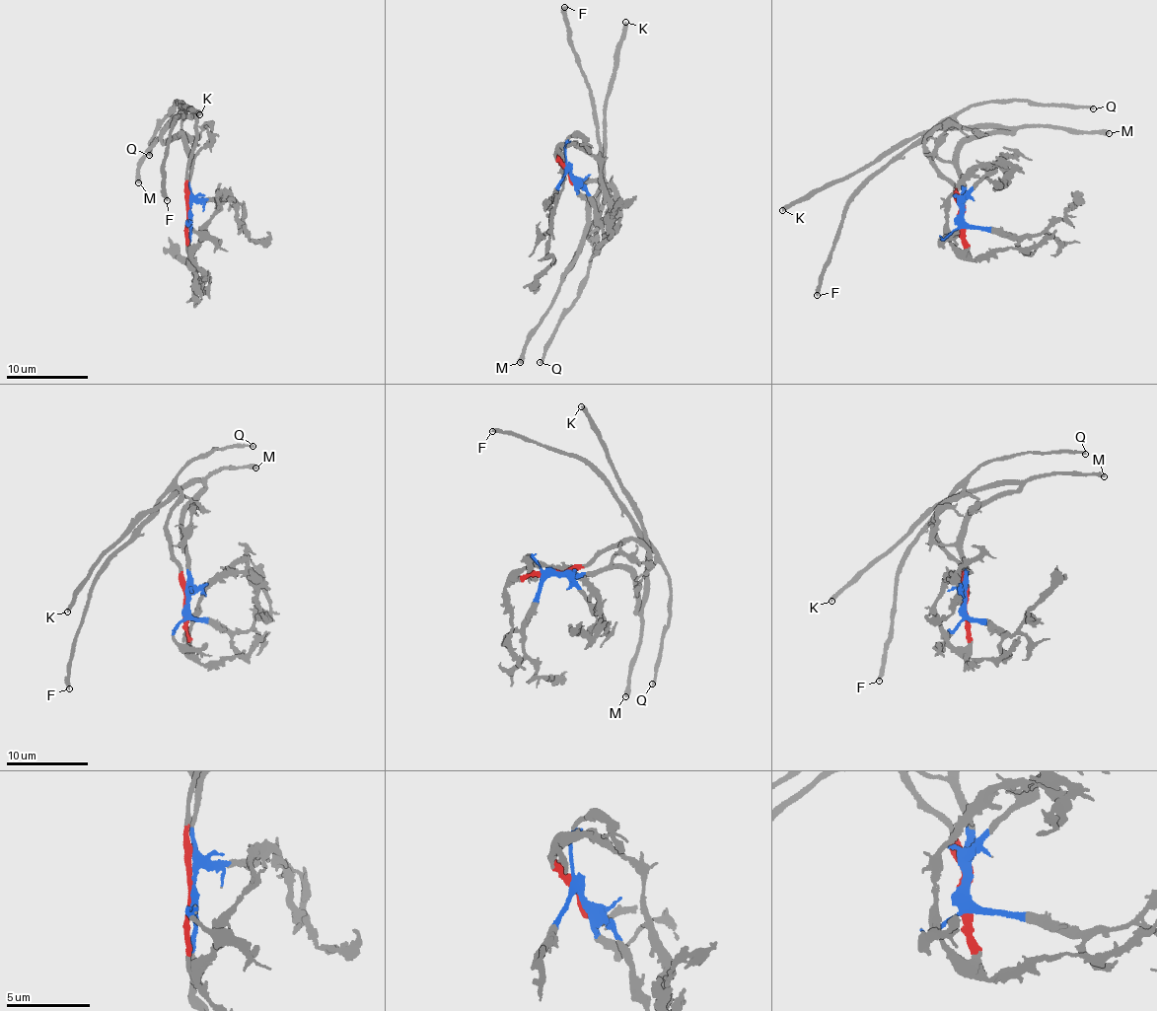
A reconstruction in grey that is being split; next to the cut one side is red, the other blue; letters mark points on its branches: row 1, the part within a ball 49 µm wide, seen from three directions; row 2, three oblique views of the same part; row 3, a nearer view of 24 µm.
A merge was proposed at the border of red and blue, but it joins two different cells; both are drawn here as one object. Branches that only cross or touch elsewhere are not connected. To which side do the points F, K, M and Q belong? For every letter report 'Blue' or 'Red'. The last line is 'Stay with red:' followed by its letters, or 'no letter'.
F: Red
K: Blue
M: Blue
Q: Red
Stay with red: F, Q

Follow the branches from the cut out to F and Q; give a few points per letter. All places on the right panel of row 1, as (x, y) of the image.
F: (962, 217), (956, 185), (925, 146), (927, 135), (953, 120), (890, 162), (852, 199), (818, 295)
Q: (962, 217), (956, 185), (935, 165), (925, 146), (927, 135), (954, 122), (956, 114), (1001, 100), (1093, 109)

